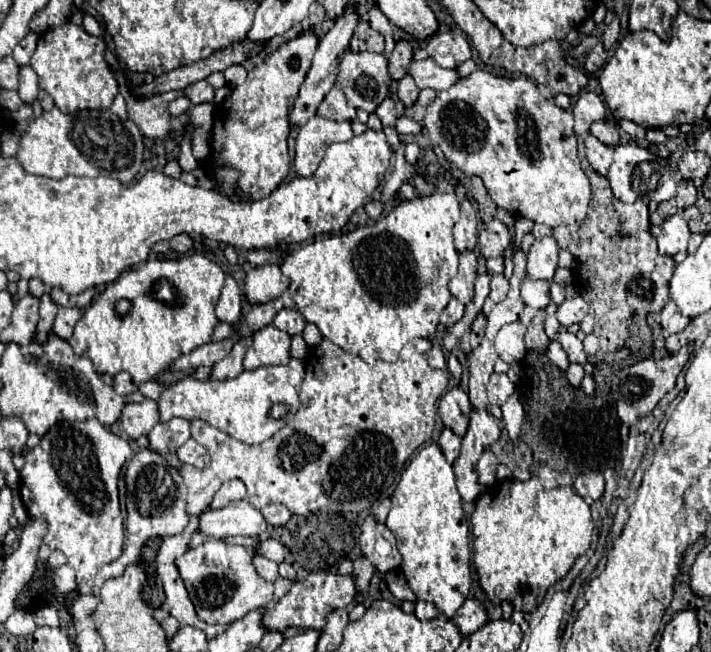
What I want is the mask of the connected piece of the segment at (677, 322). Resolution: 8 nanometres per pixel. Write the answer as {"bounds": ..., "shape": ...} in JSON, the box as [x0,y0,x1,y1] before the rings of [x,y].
{"bounds":[660,300,688,336],"shape":[[[668,300],[664,304],[662,312],[660,312],[660,326],[662,326],[664,336],[670,336],[670,334],[680,332],[686,324],[688,324],[688,318],[678,312],[678,308],[676,308],[676,304],[672,300]]]}

